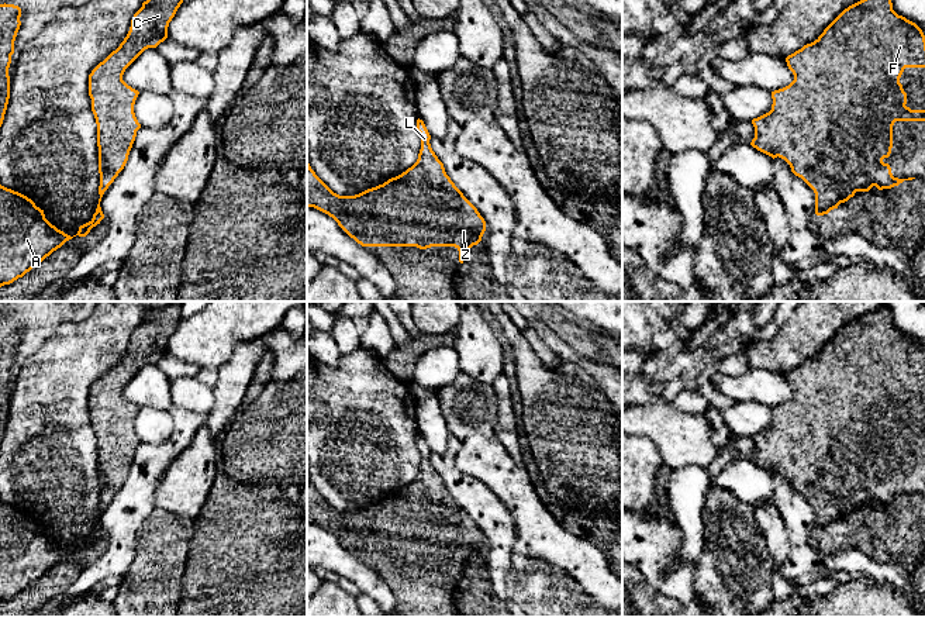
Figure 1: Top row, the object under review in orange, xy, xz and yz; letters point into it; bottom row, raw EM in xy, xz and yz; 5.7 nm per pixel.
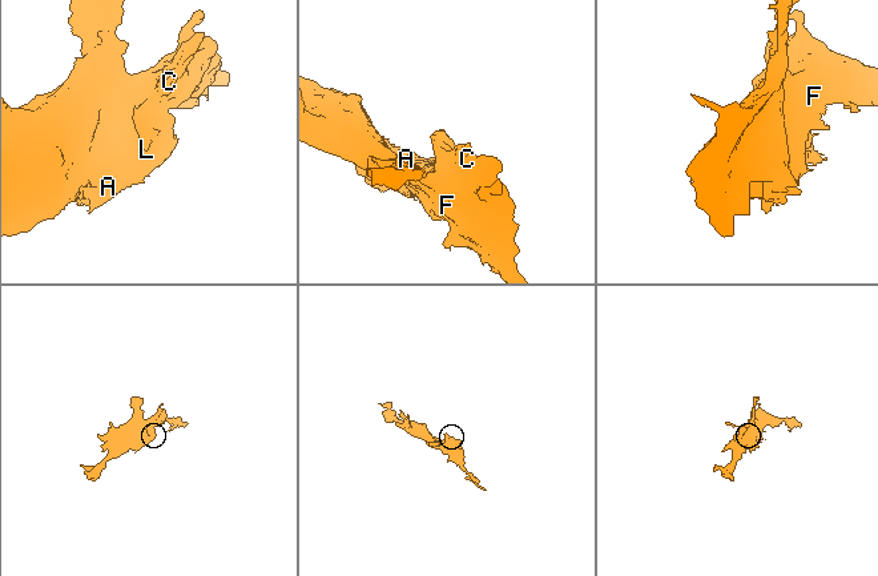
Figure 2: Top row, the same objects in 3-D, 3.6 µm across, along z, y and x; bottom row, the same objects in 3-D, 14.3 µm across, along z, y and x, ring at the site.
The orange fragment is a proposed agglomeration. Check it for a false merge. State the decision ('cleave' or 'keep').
keep

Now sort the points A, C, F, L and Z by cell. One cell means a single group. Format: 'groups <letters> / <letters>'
groups A C F L Z

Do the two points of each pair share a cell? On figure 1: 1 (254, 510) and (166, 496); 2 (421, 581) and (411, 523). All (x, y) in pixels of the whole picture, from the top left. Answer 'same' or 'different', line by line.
1: different
2: same

